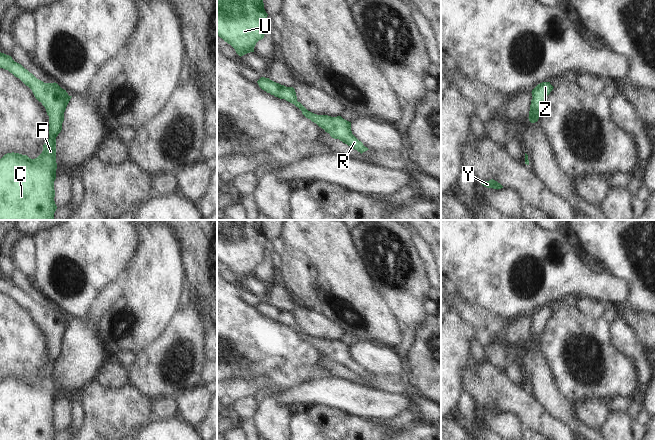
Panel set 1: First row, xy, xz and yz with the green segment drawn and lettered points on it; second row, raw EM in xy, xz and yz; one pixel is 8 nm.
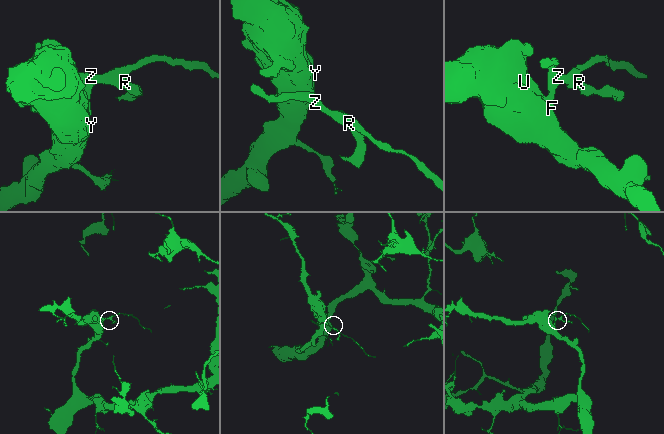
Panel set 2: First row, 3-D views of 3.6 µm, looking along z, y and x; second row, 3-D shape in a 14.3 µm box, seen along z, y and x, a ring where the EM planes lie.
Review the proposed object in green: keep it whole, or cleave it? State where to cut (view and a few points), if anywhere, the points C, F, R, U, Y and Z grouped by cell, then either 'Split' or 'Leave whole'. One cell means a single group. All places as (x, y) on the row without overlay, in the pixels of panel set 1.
No split. Groups: C F R U Y Z. Leave whole.

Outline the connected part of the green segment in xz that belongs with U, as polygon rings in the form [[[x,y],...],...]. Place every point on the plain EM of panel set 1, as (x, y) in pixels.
[[[217,220],[217,260],[230,268],[240,281],[254,276],[256,267],[264,262],[267,240],[262,220]]]

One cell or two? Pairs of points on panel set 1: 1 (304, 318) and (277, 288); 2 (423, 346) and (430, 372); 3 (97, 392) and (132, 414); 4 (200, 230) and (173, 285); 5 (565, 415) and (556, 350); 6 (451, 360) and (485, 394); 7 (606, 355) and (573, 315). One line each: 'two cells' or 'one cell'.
1: two cells
2: one cell
3: one cell
4: two cells
5: two cells
6: two cells
7: one cell

